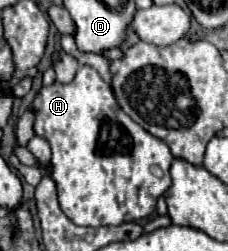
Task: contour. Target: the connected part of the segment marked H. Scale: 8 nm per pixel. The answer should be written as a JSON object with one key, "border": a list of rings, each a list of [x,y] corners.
{"border":[[[82,66],[68,84],[54,82],[52,86],[42,86],[32,100],[30,110],[34,112],[34,134],[48,140],[52,148],[50,176],[56,182],[60,208],[76,226],[118,226],[124,222],[138,222],[154,214],[156,200],[172,184],[170,166],[174,156],[164,140],[152,136],[122,112],[112,88],[94,68]]]}

